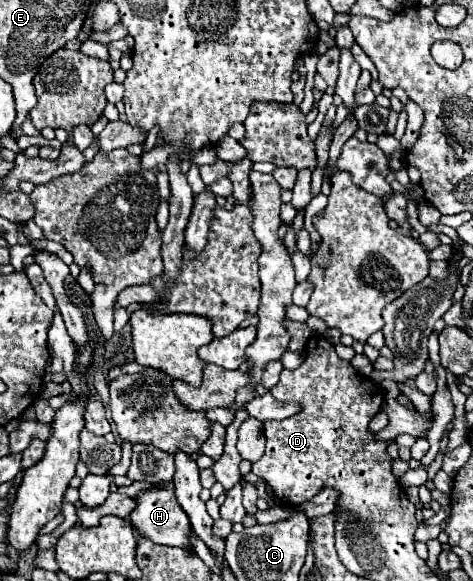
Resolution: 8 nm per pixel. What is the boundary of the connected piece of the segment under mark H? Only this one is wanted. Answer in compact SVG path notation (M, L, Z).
M144 489L138 493L136 499L136 511L132 511L130 521L138 529L140 535L146 535L154 543L172 545L172 547L186 547L190 549L190 523L184 511L180 511L180 503L176 503L176 495L170 489Z

